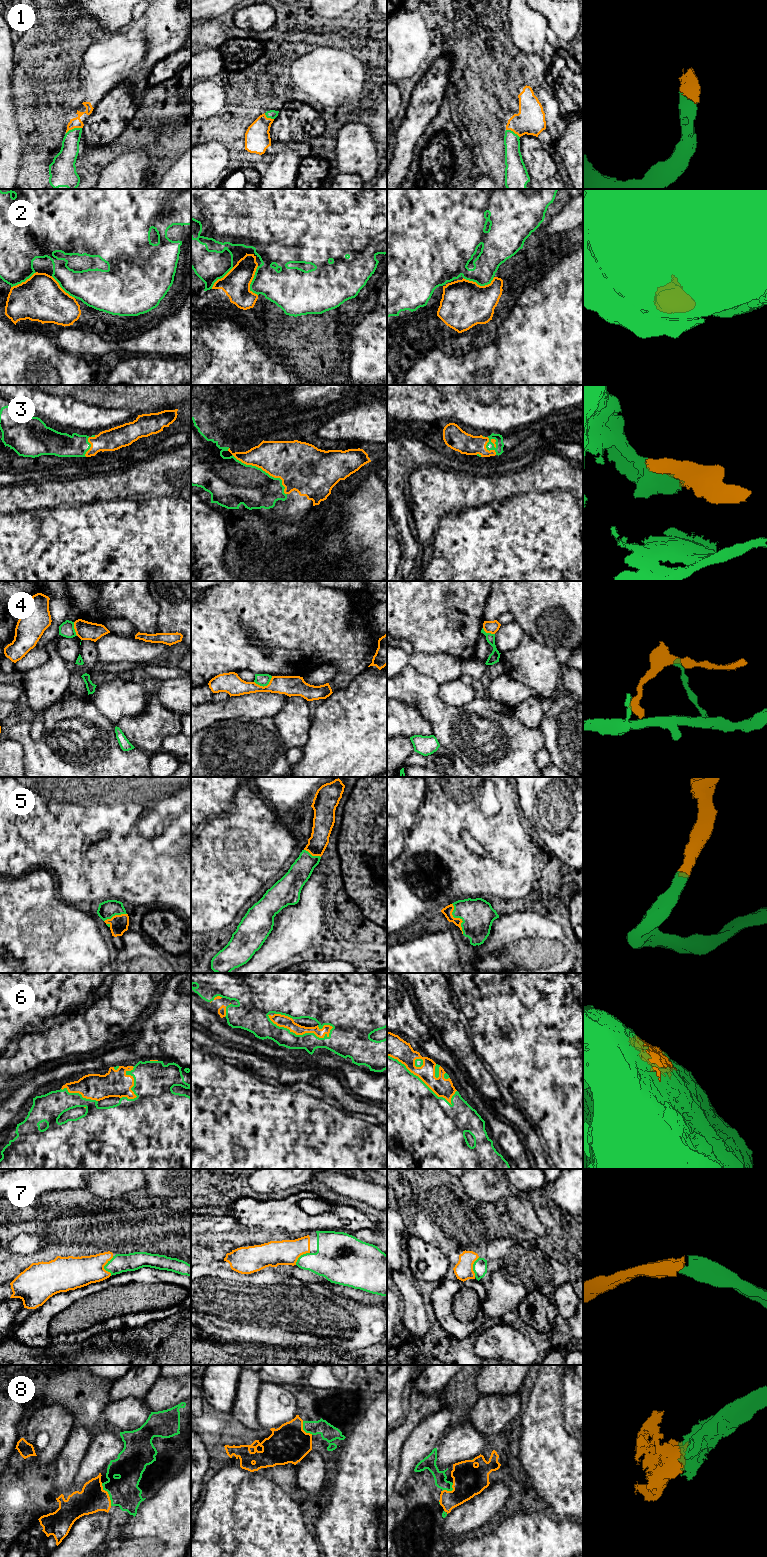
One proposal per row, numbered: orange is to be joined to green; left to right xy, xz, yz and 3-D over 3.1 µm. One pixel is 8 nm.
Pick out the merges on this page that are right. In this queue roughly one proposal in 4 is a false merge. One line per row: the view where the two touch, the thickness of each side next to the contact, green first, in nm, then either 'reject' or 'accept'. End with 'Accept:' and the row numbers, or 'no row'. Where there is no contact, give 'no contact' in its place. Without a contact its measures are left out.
1: meets green in xy; 160 nm thick on the green side, 80 nm on the other; accept
2: meets green in yz; 200 nm thick on the green side, 380 nm on the other; reject
3: meets green in xz; 340 nm thick on the green side, 340 nm on the other; accept
4: meets green in xz; 100 nm thick on the green side, 160 nm on the other; reject
5: meets green in yz; 260 nm thick on the green side, 80 nm on the other; accept
6: meets green in xz; 240 nm thick on the green side, 100 nm on the other; accept
7: meets green in xy; 150 nm thick on the green side, 260 nm on the other; accept
8: meets green in xz; 130 nm thick on the green side, 320 nm on the other; accept
Accept: 1, 3, 5, 6, 7, 8

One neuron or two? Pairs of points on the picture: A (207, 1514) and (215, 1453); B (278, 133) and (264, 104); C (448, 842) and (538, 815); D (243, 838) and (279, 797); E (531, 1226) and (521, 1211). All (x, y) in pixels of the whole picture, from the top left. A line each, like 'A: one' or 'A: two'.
A: two
B: two
C: two
D: two
E: one

